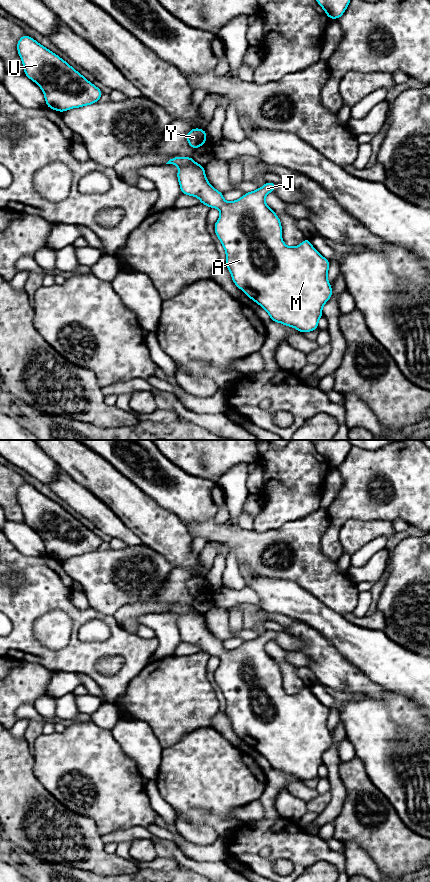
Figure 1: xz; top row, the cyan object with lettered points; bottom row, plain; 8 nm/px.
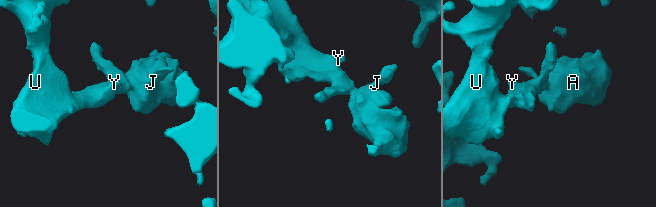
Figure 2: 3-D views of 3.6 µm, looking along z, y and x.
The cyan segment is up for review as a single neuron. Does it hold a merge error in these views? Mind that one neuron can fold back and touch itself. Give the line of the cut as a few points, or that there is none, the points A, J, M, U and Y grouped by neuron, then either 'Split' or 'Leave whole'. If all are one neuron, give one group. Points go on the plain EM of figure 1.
No split. Groups: A J M U Y. Leave whole

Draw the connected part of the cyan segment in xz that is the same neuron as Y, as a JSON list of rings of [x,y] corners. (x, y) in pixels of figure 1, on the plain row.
[[[193,576],[186,582],[186,588],[194,598],[205,593],[206,587],[206,578],[202,578],[200,576]]]

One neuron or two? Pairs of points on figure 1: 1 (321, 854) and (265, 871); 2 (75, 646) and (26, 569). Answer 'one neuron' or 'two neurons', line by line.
1: one neuron
2: one neuron

